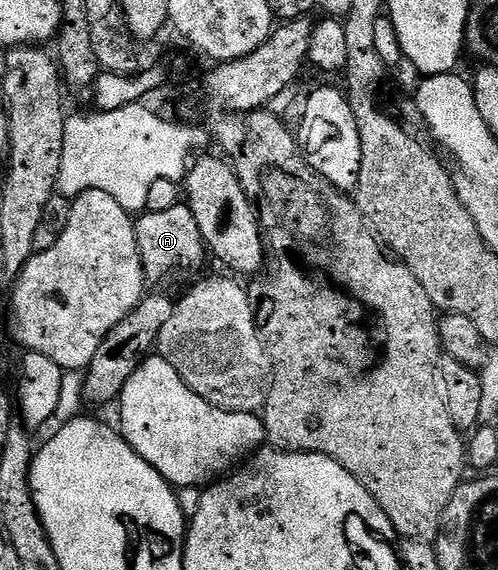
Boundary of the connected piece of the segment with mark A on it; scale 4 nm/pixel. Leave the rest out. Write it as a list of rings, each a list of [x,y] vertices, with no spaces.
[[[182,203],[170,207],[168,211],[142,212],[135,221],[137,242],[141,258],[145,264],[145,280],[161,281],[180,269],[197,269],[207,258],[205,240],[199,231],[199,223],[195,223],[195,215],[188,204]]]

